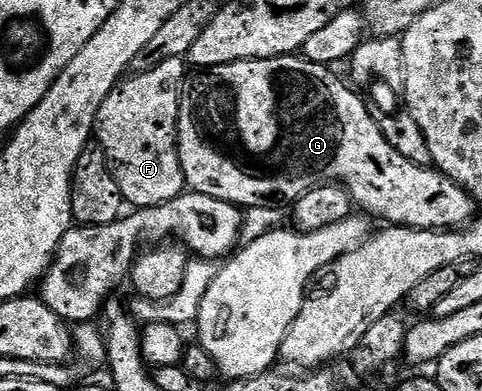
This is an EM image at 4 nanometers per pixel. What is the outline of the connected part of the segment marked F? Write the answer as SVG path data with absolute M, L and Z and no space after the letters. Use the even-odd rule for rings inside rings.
M184 58L165 59L165 63L157 63L153 71L124 76L105 103L101 103L94 136L107 156L107 164L111 166L113 179L117 179L124 202L135 209L163 205L185 192L177 134L179 92L188 72Z

